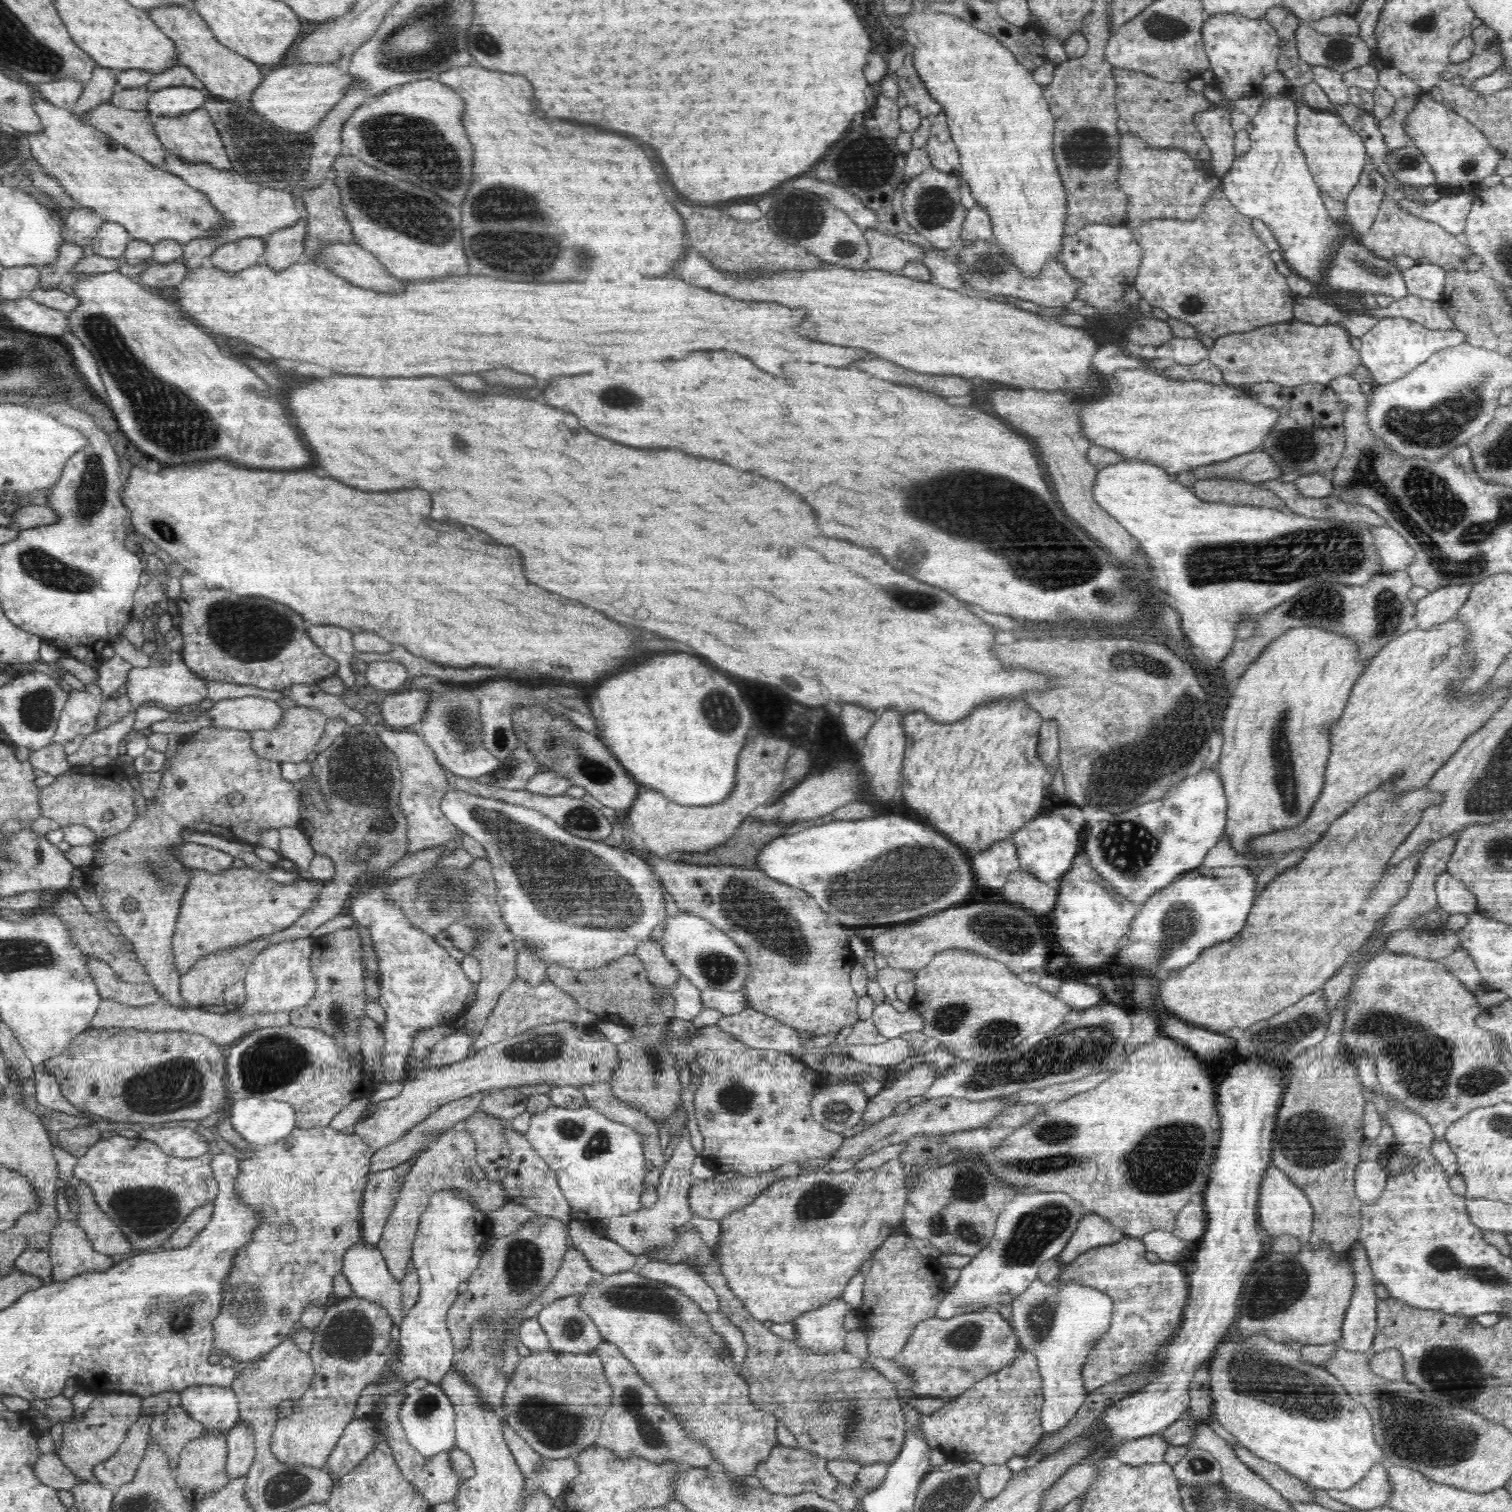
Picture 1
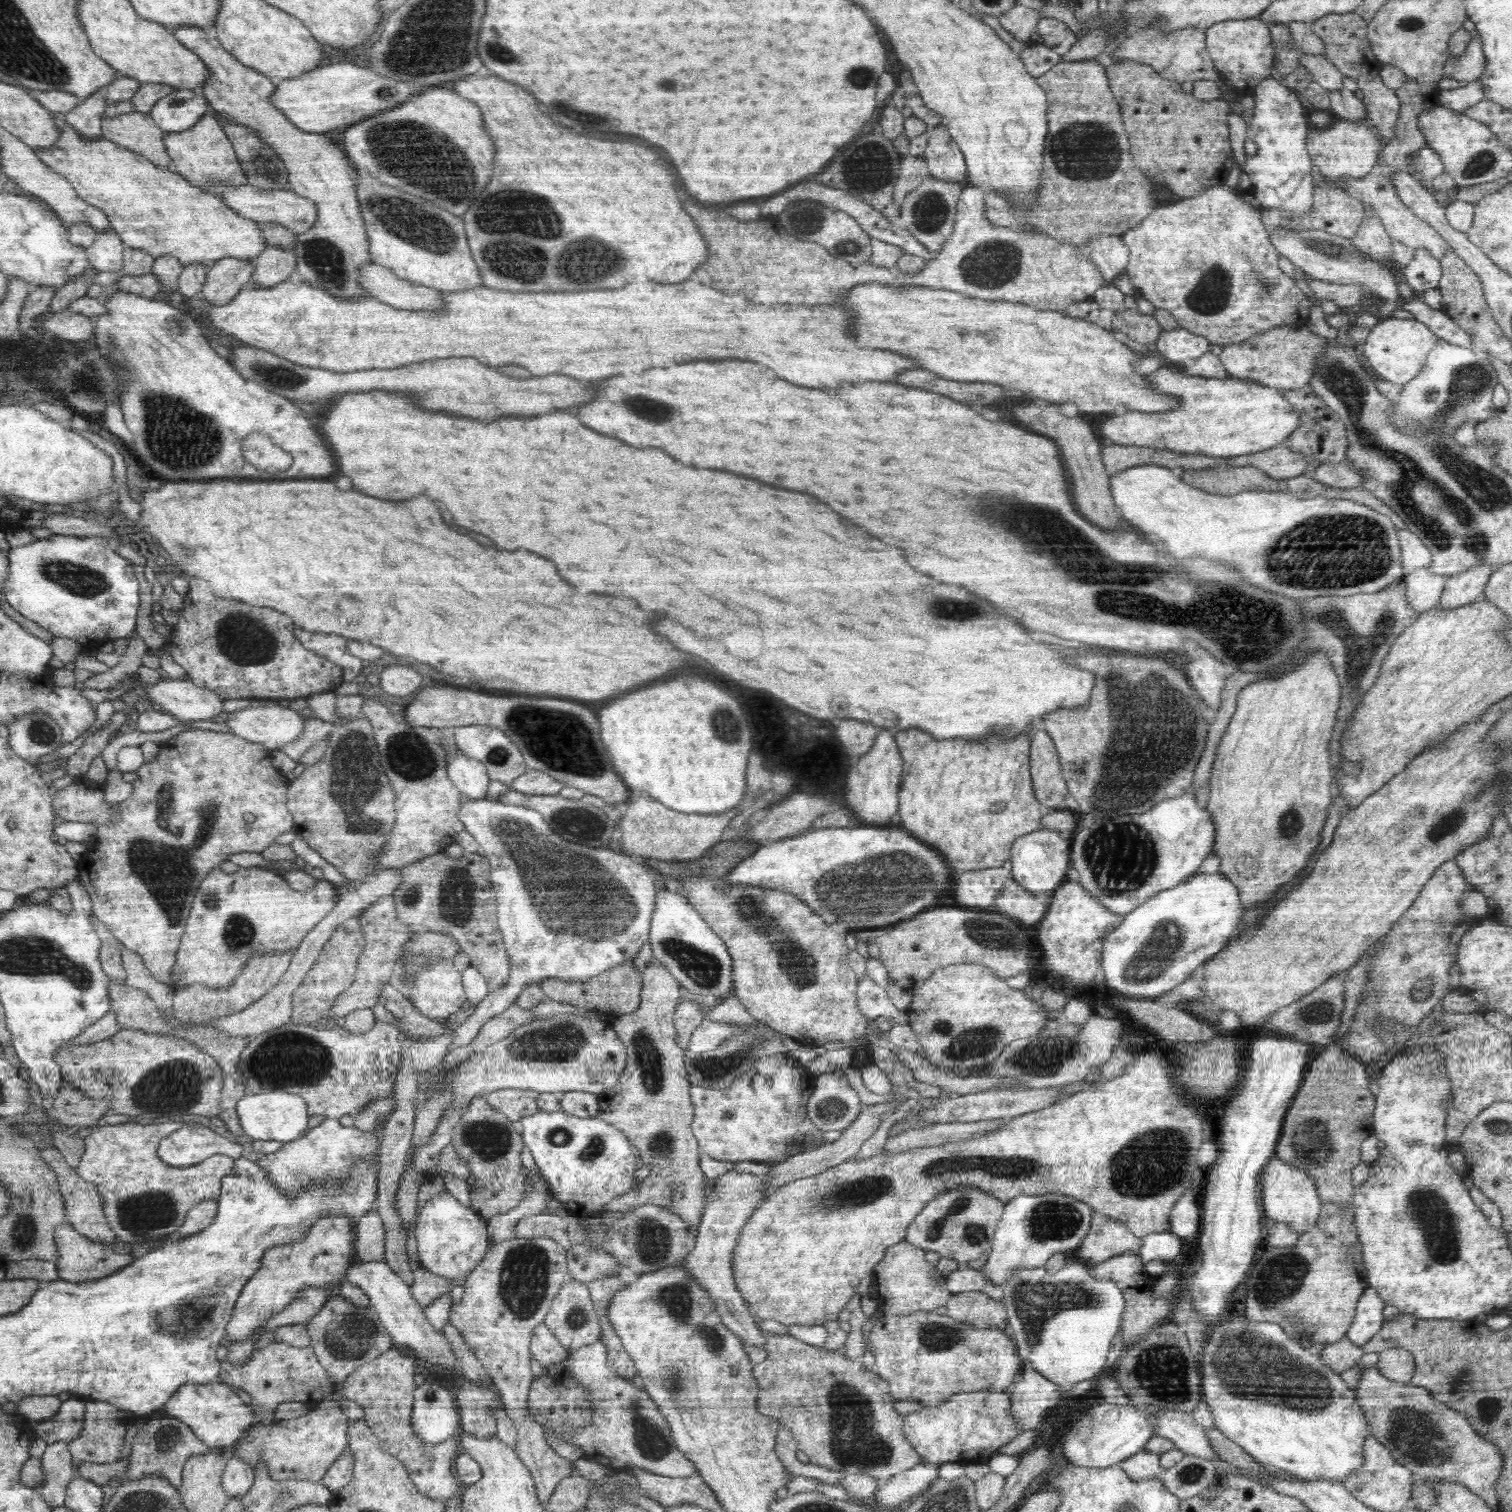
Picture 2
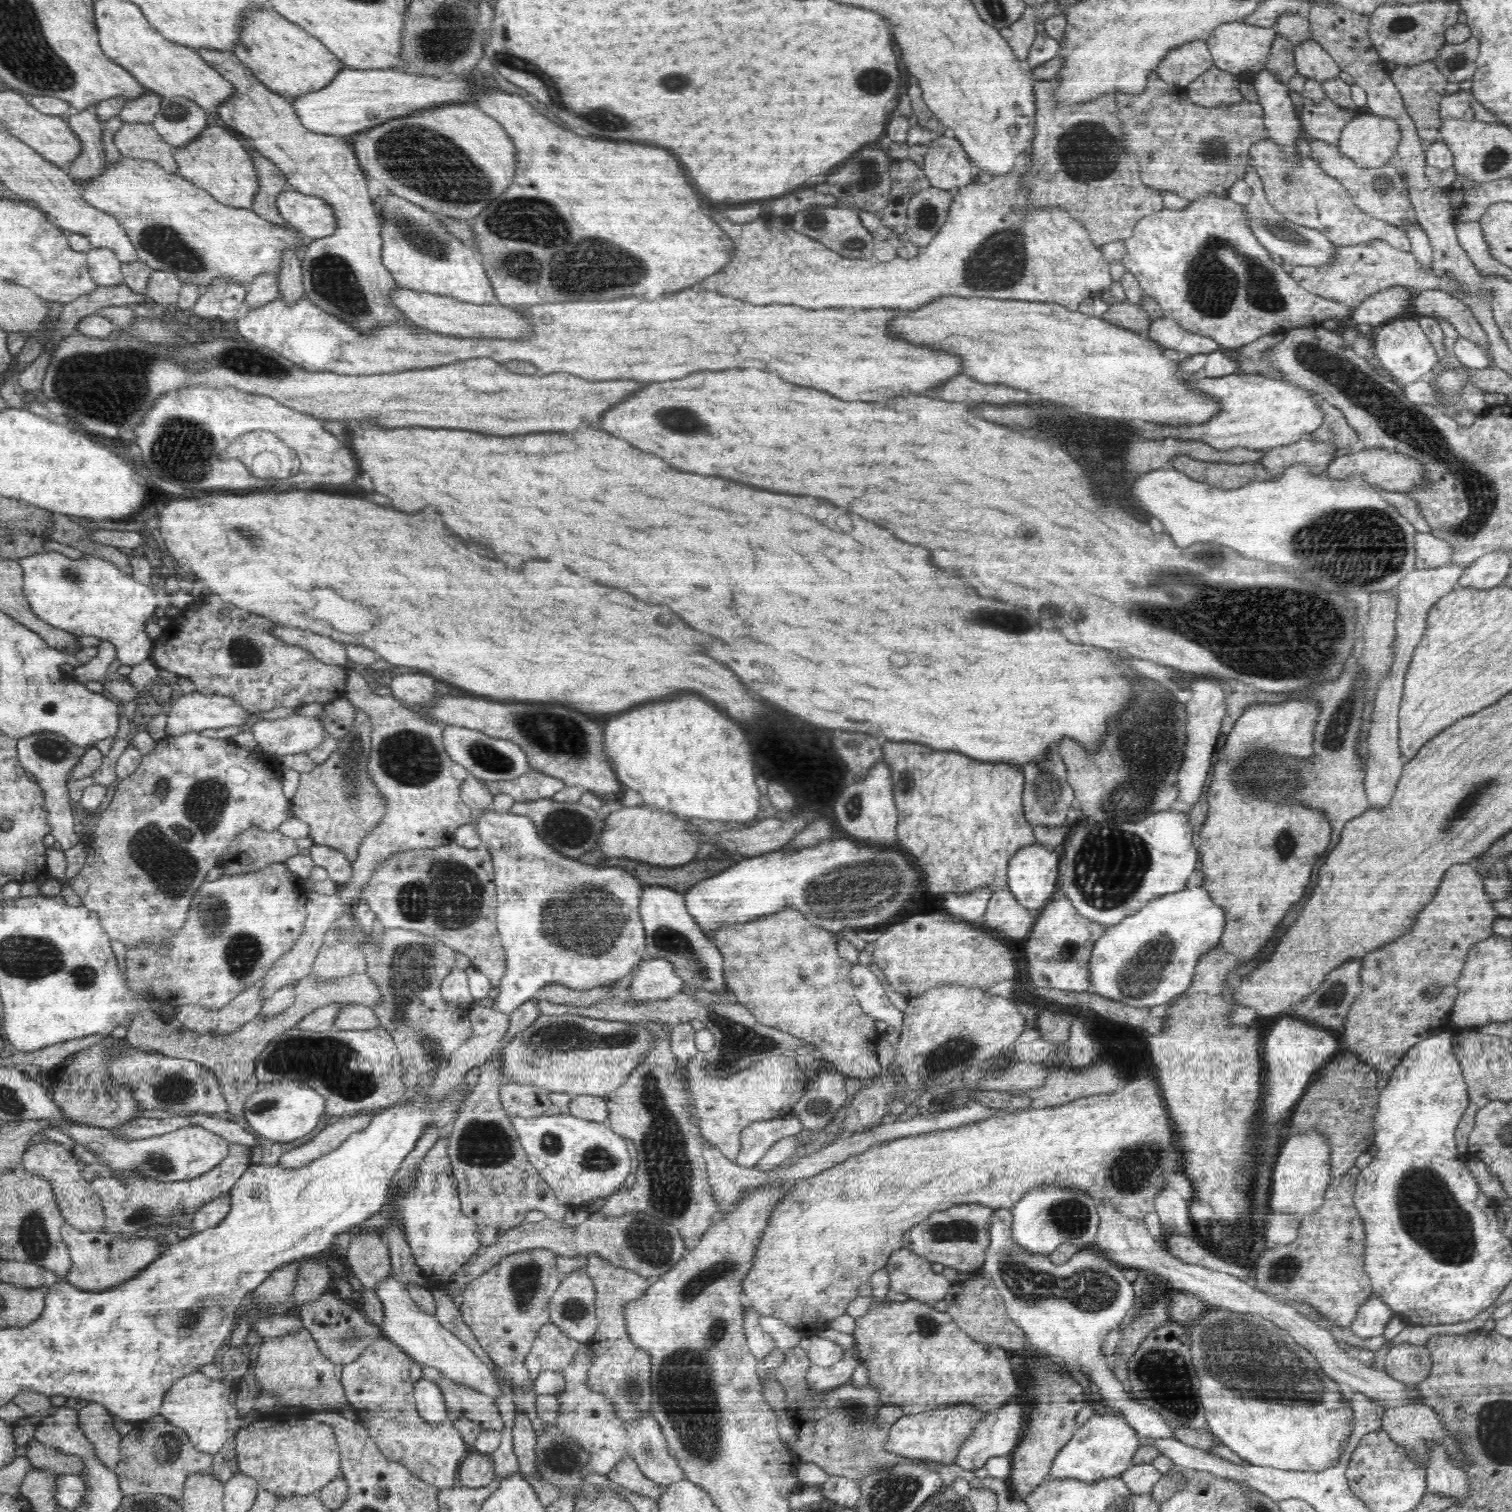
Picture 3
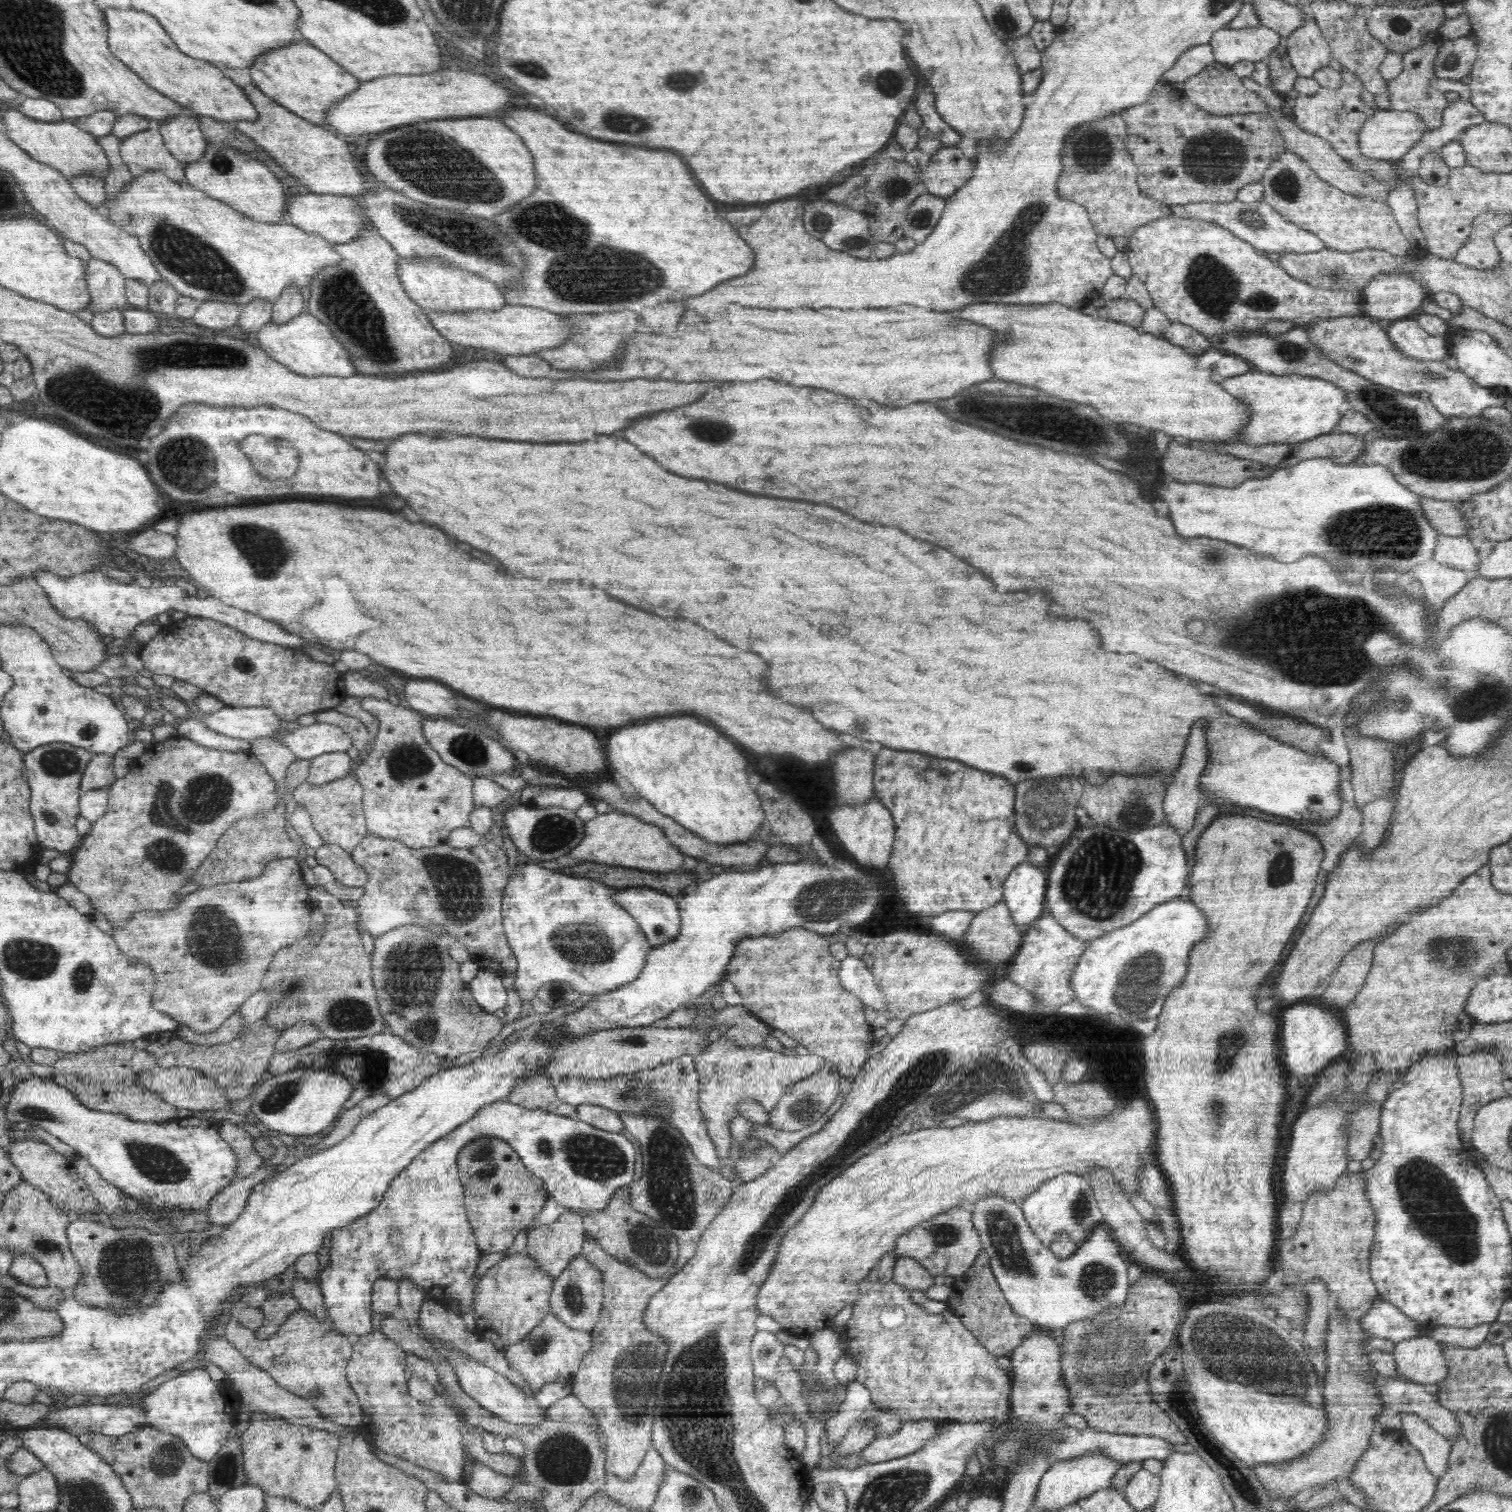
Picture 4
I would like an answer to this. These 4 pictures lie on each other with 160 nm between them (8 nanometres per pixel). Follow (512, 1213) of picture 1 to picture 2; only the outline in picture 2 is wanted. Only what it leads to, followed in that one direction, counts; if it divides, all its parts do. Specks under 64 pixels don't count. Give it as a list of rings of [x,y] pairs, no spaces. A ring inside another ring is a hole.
[[[544,1212],[518,1220],[514,1236],[521,1239],[548,1237],[564,1247],[564,1250],[568,1250],[574,1245],[582,1244],[584,1238],[590,1236],[590,1231],[582,1225],[578,1226],[576,1218]]]

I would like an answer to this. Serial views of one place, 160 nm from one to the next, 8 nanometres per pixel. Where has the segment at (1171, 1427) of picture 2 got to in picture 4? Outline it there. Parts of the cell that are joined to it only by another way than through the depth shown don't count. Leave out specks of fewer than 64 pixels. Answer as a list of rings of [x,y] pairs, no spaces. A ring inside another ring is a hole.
[[[997,1194],[984,1196],[972,1208],[972,1223],[1011,1310],[1036,1328],[1064,1330],[1079,1321],[1096,1319],[1128,1299],[1128,1261],[1106,1223],[1096,1226],[1068,1257],[1058,1258],[1045,1247],[1025,1219],[1019,1201]]]

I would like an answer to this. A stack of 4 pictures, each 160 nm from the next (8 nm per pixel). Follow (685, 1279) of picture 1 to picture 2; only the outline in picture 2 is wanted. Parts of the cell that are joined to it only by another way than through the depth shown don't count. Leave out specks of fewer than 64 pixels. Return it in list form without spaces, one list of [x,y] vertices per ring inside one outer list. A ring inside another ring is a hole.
[[[730,1170],[714,1178],[698,1226],[695,1247],[680,1260],[681,1266],[688,1271],[690,1277],[712,1297],[722,1325],[737,1334],[744,1343],[758,1348],[766,1344],[766,1339],[761,1335],[762,1329],[756,1325],[757,1314],[752,1312],[736,1287],[731,1258],[741,1228],[762,1199],[768,1196],[763,1194],[766,1185],[767,1174],[738,1174]]]

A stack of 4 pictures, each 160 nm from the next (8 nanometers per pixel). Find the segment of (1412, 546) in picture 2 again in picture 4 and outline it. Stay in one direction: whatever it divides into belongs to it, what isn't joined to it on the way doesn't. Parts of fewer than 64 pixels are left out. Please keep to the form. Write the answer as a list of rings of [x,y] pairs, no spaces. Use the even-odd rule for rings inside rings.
[[[1440,535],[1436,539],[1431,559],[1440,564],[1462,569],[1472,575],[1480,566],[1481,558],[1478,557],[1477,551],[1478,545],[1464,535],[1459,537]]]

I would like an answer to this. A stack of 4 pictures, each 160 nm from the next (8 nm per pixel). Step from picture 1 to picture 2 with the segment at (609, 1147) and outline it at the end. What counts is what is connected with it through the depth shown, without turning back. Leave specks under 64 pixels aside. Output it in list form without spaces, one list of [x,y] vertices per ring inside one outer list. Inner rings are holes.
[[[562,1110],[538,1111],[517,1124],[538,1170],[560,1202],[575,1202],[598,1215],[604,1204],[638,1186],[636,1154],[630,1150],[630,1140],[600,1116],[578,1118]]]

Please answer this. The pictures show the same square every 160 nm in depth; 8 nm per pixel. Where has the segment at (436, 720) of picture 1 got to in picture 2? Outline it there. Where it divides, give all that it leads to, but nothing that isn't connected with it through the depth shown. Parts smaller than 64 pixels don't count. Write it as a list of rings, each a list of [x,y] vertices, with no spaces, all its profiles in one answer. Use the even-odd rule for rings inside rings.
[[[445,742],[445,750],[447,750],[447,773],[454,786],[464,796],[472,800],[480,800],[486,798],[488,792],[488,783],[490,777],[486,772],[486,765],[476,760],[476,758],[468,757],[456,747],[455,744]]]

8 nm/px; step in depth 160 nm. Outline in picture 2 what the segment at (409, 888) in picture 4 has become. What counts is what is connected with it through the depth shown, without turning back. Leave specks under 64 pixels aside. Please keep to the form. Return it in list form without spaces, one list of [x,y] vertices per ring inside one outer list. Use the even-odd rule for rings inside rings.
[[[440,852],[400,870],[403,882],[398,884],[398,888],[392,892],[394,905],[398,911],[398,921],[414,926],[415,929],[421,927],[430,932],[450,934],[460,946],[461,951],[468,955],[470,965],[475,966],[486,979],[489,993],[504,986],[510,974],[511,964],[498,926],[496,893],[489,882],[490,862],[480,853],[465,852],[463,857],[454,859]]]

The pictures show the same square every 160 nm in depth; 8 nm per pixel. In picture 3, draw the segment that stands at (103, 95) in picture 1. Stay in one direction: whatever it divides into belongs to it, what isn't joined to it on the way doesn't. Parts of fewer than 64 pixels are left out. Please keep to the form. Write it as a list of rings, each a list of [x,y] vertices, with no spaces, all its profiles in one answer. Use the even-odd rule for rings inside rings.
[[[90,108],[74,112],[66,120],[81,142],[80,154],[71,160],[66,170],[77,186],[82,186],[102,174],[107,165],[101,121]]]

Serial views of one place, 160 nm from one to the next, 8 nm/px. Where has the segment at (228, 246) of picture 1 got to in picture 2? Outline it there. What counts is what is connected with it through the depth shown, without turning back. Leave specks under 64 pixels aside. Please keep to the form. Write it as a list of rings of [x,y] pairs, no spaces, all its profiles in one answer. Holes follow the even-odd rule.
[[[226,256],[217,260],[206,272],[206,280],[200,292],[203,303],[223,305],[236,296],[254,272],[250,259]]]

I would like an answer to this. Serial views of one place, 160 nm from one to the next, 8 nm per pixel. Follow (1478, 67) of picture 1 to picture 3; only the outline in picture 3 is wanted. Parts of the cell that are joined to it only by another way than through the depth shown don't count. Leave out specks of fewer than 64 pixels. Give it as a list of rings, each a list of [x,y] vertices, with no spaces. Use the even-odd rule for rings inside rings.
[[[1470,37],[1458,44],[1446,43],[1438,52],[1434,63],[1448,82],[1471,80],[1476,72],[1480,41]]]

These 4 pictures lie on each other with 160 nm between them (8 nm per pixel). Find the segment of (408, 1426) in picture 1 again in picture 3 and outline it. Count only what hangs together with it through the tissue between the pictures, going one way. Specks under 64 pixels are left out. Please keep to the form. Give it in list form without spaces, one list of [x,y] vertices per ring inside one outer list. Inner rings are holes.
[[[424,1378],[416,1381],[413,1386],[413,1399],[418,1415],[428,1422],[428,1425],[437,1426],[448,1419],[446,1399],[436,1383]]]

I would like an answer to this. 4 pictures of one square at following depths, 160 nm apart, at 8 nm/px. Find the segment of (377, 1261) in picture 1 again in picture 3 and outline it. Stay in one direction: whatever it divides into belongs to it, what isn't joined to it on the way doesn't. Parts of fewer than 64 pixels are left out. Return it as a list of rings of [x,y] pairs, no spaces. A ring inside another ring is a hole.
[[[393,1275],[376,1283],[375,1294],[384,1308],[384,1322],[380,1328],[389,1341],[404,1350],[404,1353],[407,1353],[413,1361],[441,1370],[444,1376],[450,1380],[470,1386],[470,1389],[490,1396],[490,1399],[495,1402],[496,1397],[501,1394],[501,1389],[492,1371],[478,1359],[478,1356],[462,1340],[443,1328],[435,1315],[421,1311],[405,1290],[405,1286]]]

